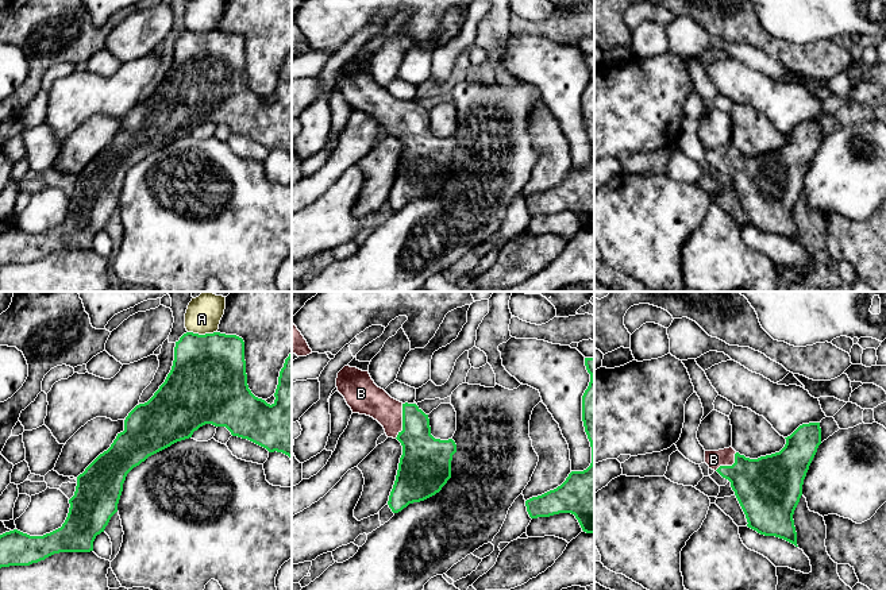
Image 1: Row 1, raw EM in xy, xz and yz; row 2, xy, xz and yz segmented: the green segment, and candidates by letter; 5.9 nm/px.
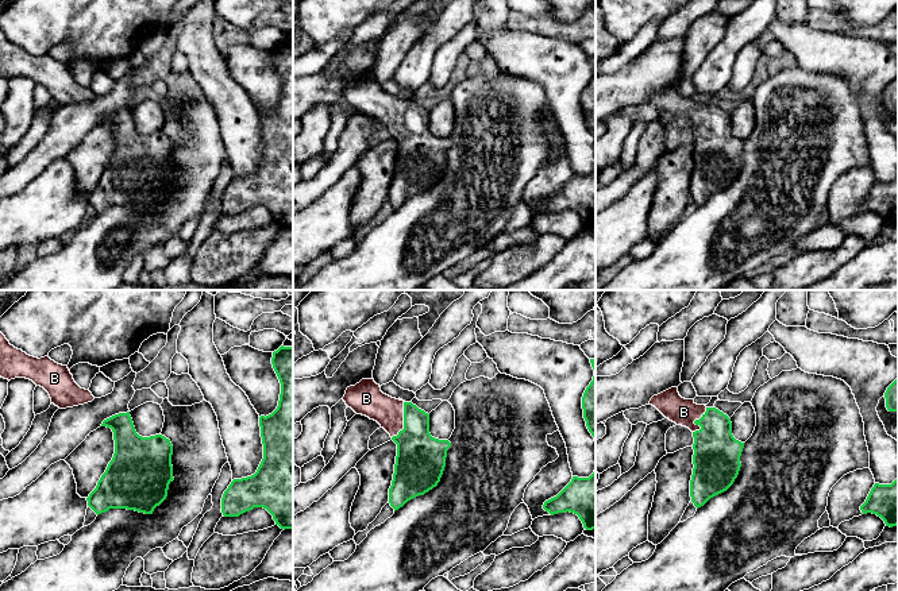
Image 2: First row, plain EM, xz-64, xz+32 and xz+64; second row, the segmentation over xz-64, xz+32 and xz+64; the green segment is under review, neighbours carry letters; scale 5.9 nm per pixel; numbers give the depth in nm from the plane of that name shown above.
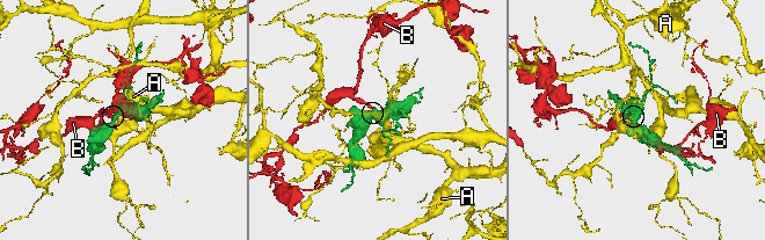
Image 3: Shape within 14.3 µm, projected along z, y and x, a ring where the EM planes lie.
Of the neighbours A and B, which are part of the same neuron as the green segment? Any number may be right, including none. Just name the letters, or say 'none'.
B

